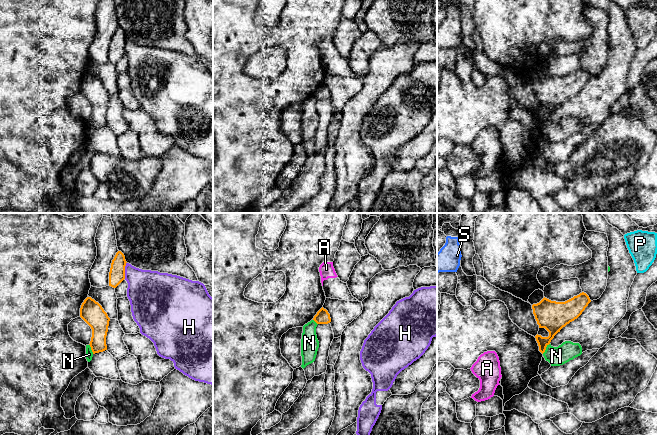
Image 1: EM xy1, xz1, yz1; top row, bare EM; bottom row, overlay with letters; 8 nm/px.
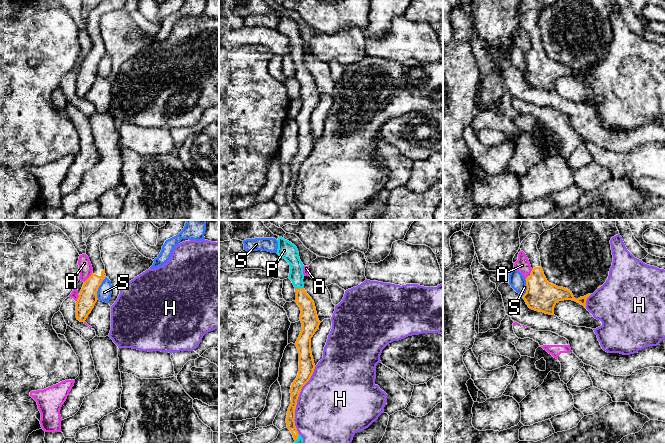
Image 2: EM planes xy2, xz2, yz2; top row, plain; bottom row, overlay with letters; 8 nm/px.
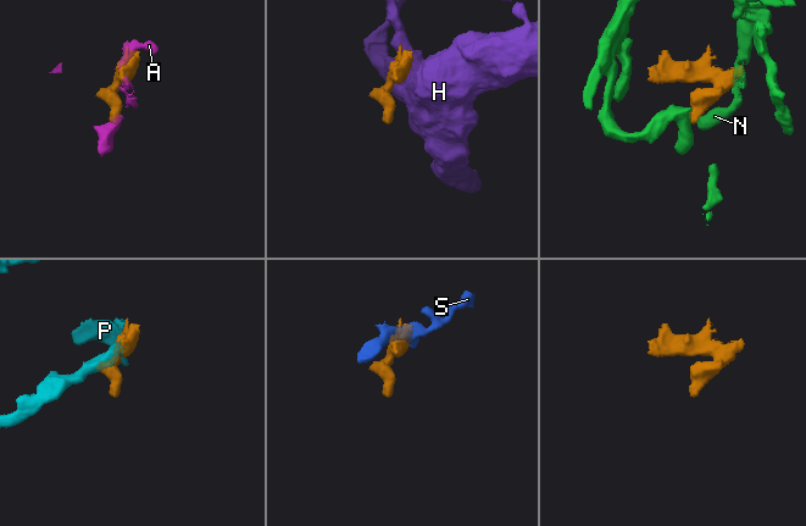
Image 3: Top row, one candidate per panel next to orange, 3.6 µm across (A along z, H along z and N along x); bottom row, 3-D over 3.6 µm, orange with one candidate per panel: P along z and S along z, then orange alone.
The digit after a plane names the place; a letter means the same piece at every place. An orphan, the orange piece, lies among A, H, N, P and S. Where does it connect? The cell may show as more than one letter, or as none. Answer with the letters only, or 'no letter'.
P

